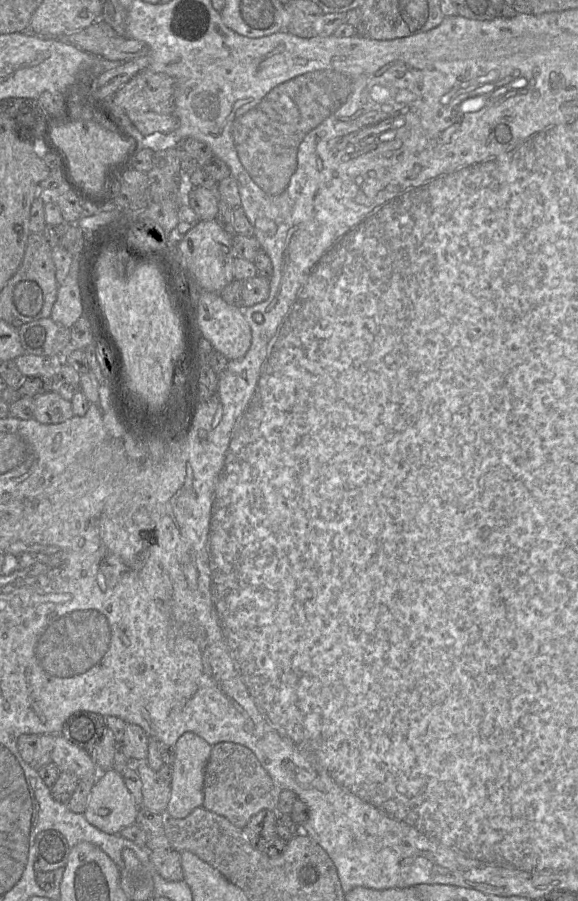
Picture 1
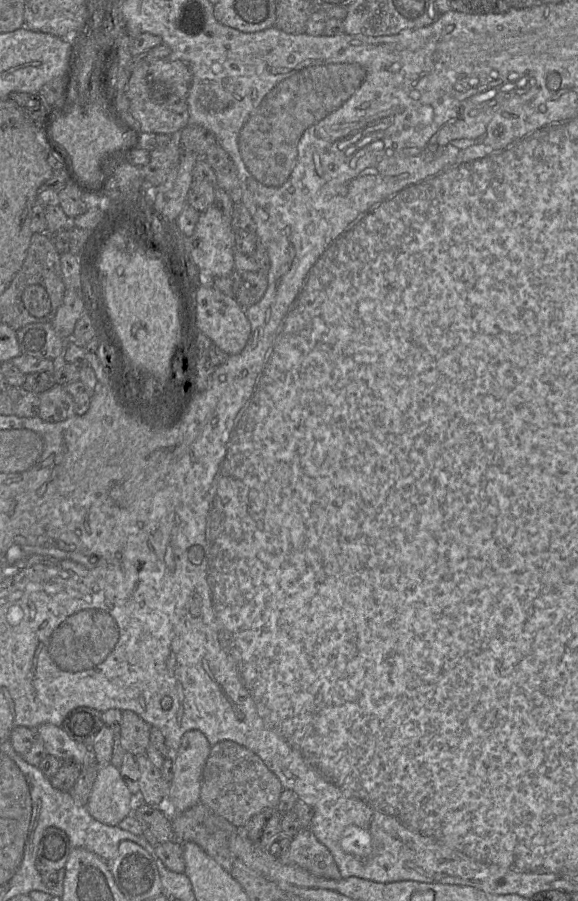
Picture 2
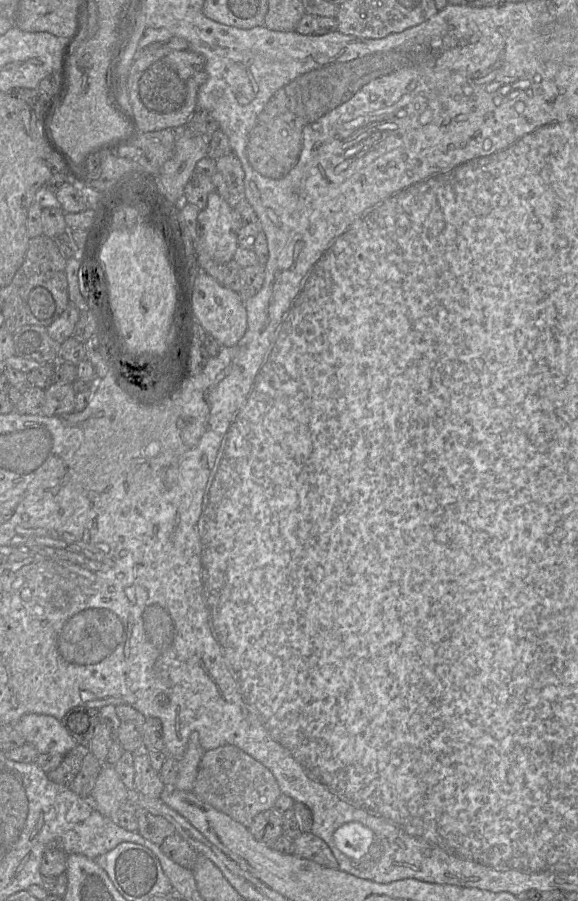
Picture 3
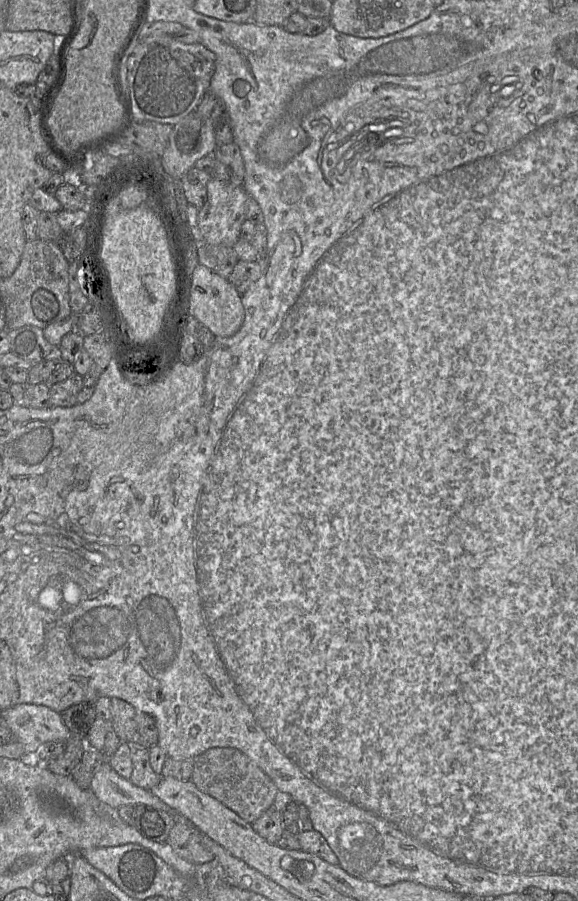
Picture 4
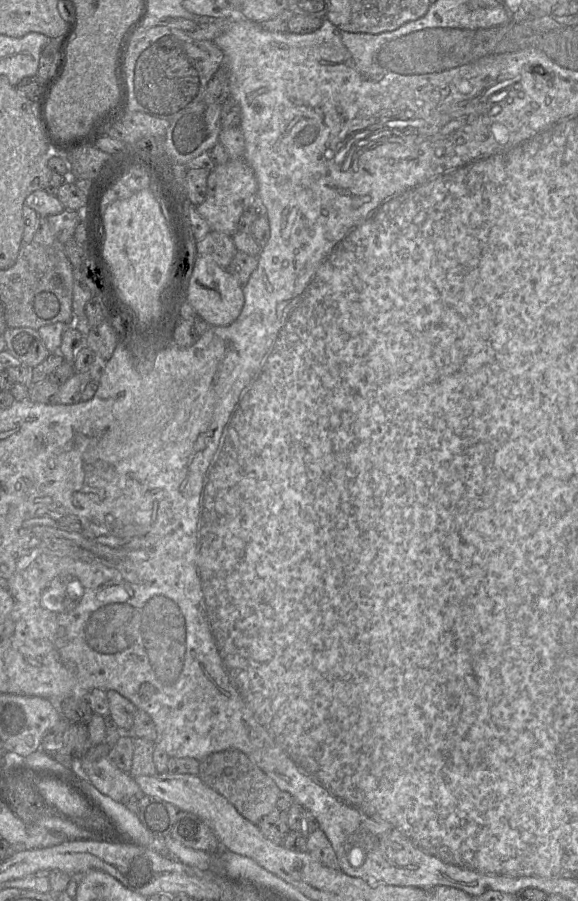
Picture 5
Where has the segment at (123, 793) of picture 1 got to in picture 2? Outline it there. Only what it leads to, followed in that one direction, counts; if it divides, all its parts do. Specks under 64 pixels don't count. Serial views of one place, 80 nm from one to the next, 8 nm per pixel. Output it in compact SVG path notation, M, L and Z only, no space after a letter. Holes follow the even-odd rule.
M111 764L98 767L87 809L97 821L118 826L124 818L133 814L136 798L130 792L119 769Z

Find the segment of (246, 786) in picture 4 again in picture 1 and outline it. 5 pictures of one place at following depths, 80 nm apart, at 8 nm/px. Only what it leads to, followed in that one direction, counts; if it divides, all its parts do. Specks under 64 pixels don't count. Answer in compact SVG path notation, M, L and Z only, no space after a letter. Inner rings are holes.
M220 742L212 747L204 776L203 806L207 810L243 829L260 811L276 810L281 791L276 780L247 747L233 742Z

